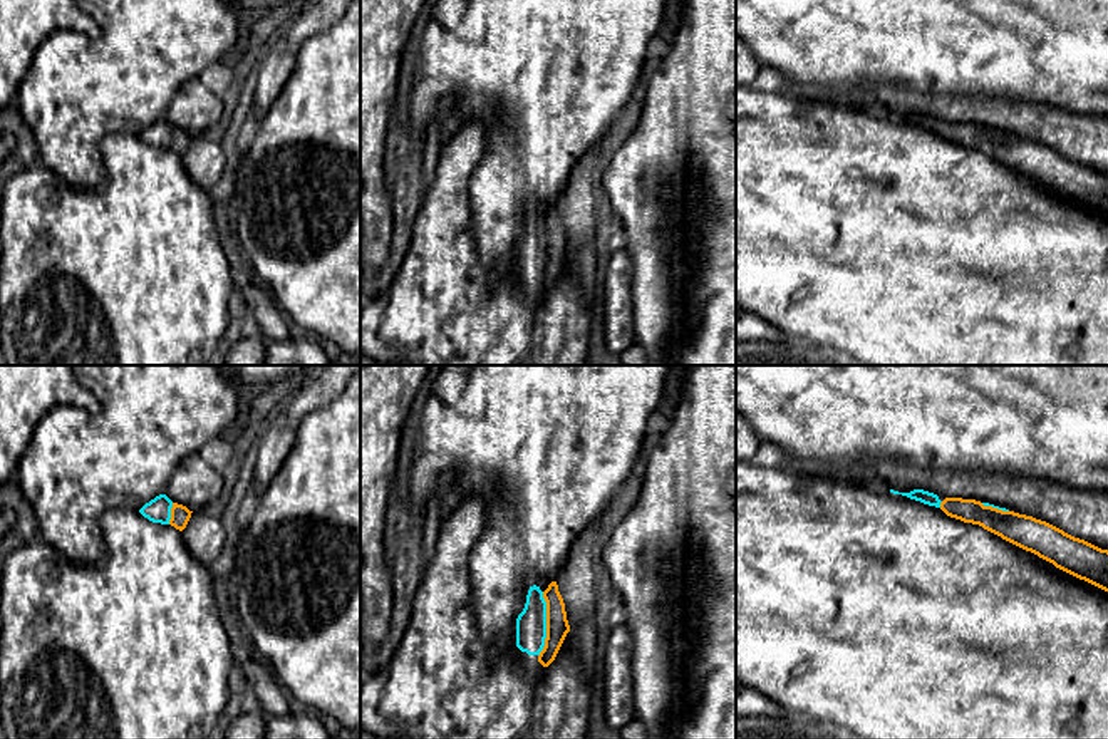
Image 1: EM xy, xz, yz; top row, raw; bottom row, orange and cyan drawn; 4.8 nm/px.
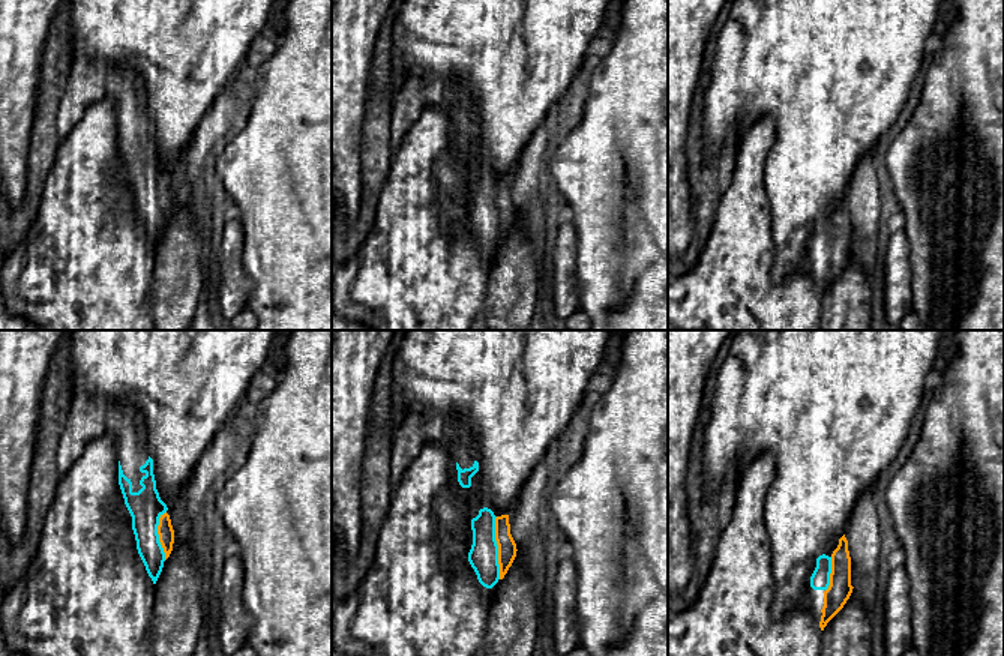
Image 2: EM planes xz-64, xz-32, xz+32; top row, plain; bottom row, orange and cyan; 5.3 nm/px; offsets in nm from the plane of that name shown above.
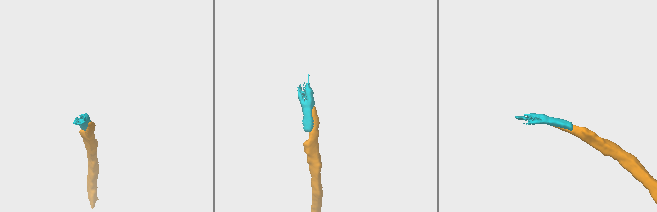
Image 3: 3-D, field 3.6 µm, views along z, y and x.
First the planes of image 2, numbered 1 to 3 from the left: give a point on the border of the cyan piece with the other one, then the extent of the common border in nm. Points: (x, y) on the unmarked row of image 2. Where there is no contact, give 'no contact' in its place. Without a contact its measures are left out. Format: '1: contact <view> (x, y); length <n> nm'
1: contact xz-64 (158, 197); length 260 nm
2: contact xz-32 (498, 212); length 340 nm
3: contact xz+32 (830, 237); length 190 nm

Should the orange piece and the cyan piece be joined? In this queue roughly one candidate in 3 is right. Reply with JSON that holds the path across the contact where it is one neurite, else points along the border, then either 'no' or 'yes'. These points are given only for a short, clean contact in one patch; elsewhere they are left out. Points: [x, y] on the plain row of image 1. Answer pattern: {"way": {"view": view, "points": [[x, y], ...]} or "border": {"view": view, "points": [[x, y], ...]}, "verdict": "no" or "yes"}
{"way": {"view": "xz", "points": [[557, 250], [547, 248], [532, 247]]}, "verdict": "yes"}

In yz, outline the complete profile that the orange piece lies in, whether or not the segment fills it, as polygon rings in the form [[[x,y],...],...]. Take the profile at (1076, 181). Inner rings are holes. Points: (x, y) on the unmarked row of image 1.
[[[890,114],[890,117],[940,132],[947,141],[964,147],[979,149],[1002,164],[1053,188],[1056,193],[1108,216],[1108,174],[1101,174],[1085,164],[1074,163],[1046,146],[976,124],[945,122],[940,126],[937,119],[924,114],[914,114],[910,117],[898,117]]]

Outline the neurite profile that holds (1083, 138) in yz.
[[[903,84],[870,89],[898,117],[924,114],[945,122],[976,124],[1046,146],[1064,158],[1108,174],[1108,119],[1058,107],[997,97],[955,97],[919,92]]]

